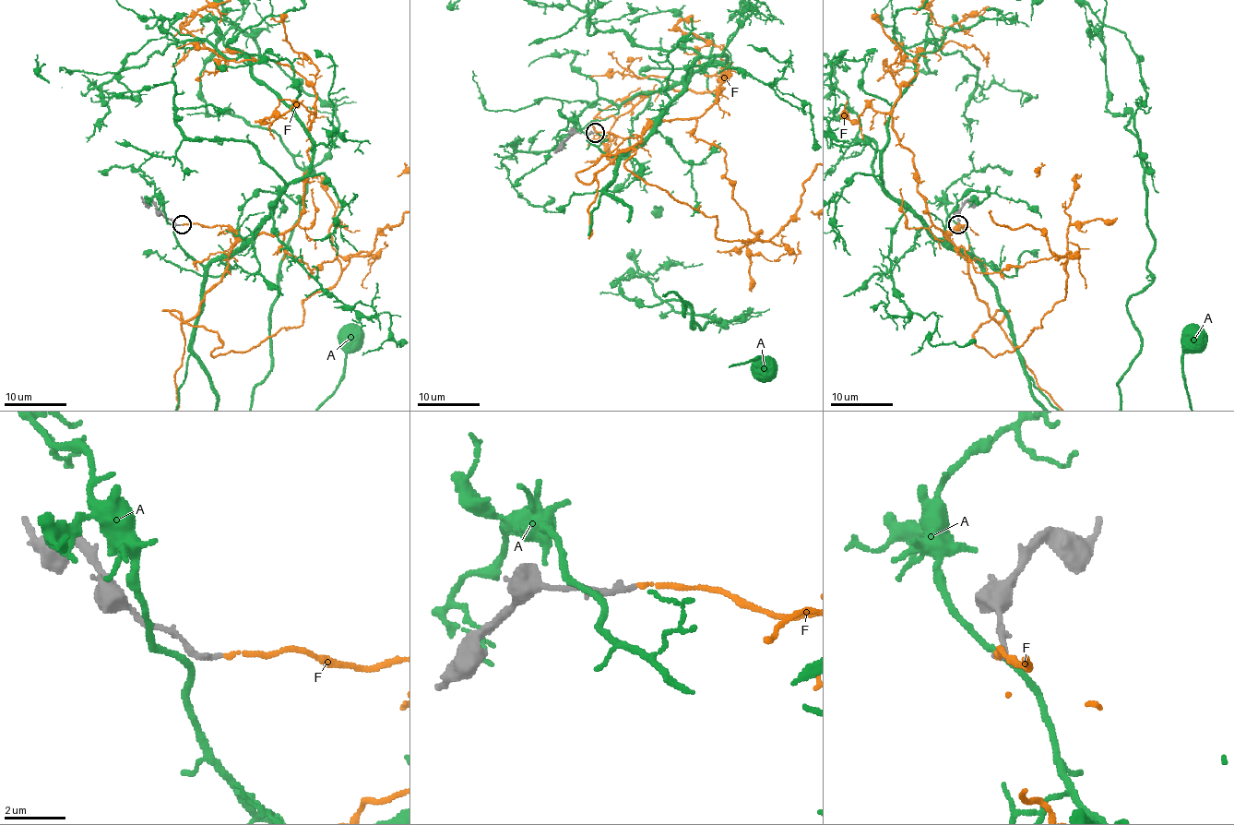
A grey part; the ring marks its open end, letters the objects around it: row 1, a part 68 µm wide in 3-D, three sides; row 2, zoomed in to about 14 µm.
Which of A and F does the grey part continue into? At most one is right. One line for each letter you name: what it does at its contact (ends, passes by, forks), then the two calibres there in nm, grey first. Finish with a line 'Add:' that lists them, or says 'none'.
F: it ends; calibres 200 and 130 nm
Add: F

